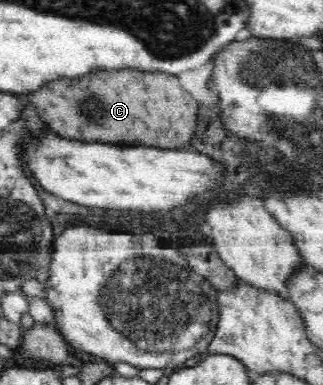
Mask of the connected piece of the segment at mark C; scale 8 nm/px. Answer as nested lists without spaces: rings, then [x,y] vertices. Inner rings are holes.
[[[137,68],[53,80],[26,93],[24,101],[30,103],[40,119],[63,138],[83,142],[101,142],[97,139],[103,139],[103,143],[147,144],[173,149],[189,148],[199,112],[199,104],[181,89],[177,77],[157,71],[141,73]]]

